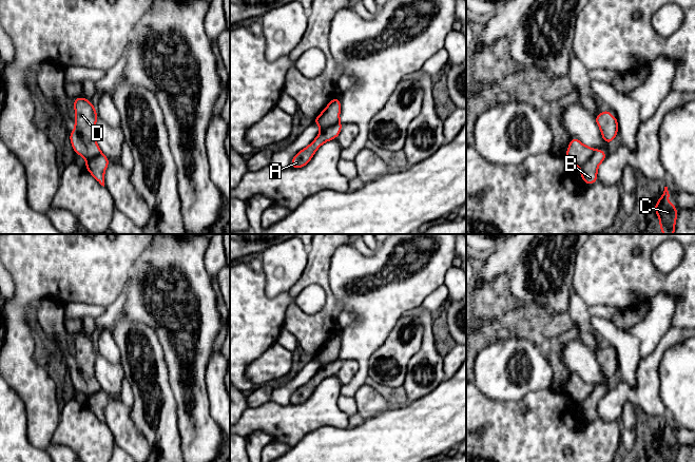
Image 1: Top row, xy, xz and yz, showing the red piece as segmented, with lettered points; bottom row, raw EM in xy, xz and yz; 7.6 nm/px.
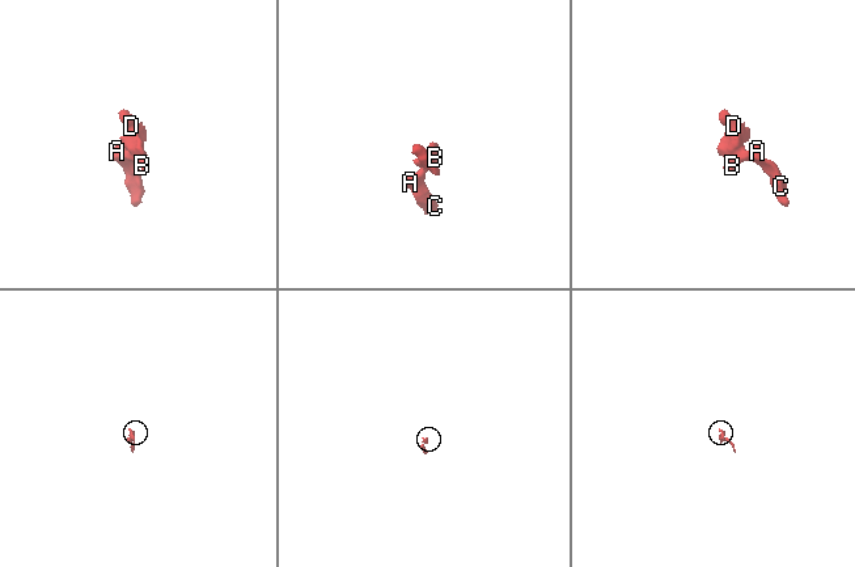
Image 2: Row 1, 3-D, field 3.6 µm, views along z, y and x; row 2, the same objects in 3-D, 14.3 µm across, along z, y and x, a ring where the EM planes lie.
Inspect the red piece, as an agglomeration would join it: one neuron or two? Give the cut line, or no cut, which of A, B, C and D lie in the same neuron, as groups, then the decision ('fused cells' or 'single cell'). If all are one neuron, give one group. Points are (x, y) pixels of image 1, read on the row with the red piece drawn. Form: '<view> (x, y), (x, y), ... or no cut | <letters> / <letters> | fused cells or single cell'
xz (339, 121), (322, 129) | A B C / D | fused cells

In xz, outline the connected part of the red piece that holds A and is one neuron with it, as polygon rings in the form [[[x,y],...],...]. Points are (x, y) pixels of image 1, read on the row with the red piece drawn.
[[[339,122],[326,129],[322,129],[316,138],[305,149],[300,151],[291,160],[291,167],[294,169],[306,166],[313,157],[316,150],[326,141],[335,139],[342,130],[342,123]]]

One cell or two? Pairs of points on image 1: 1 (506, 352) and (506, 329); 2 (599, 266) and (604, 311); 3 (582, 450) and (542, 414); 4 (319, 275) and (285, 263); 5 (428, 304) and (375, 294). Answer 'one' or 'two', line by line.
1: two
2: two
3: one
4: two
5: two

